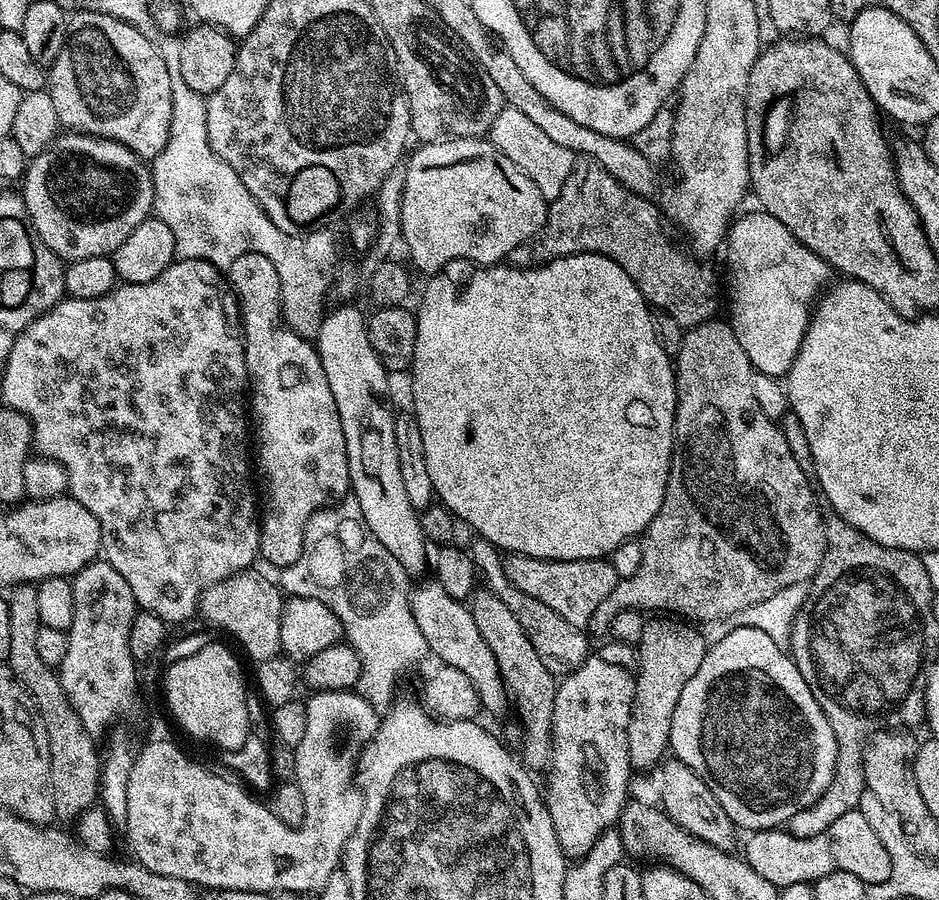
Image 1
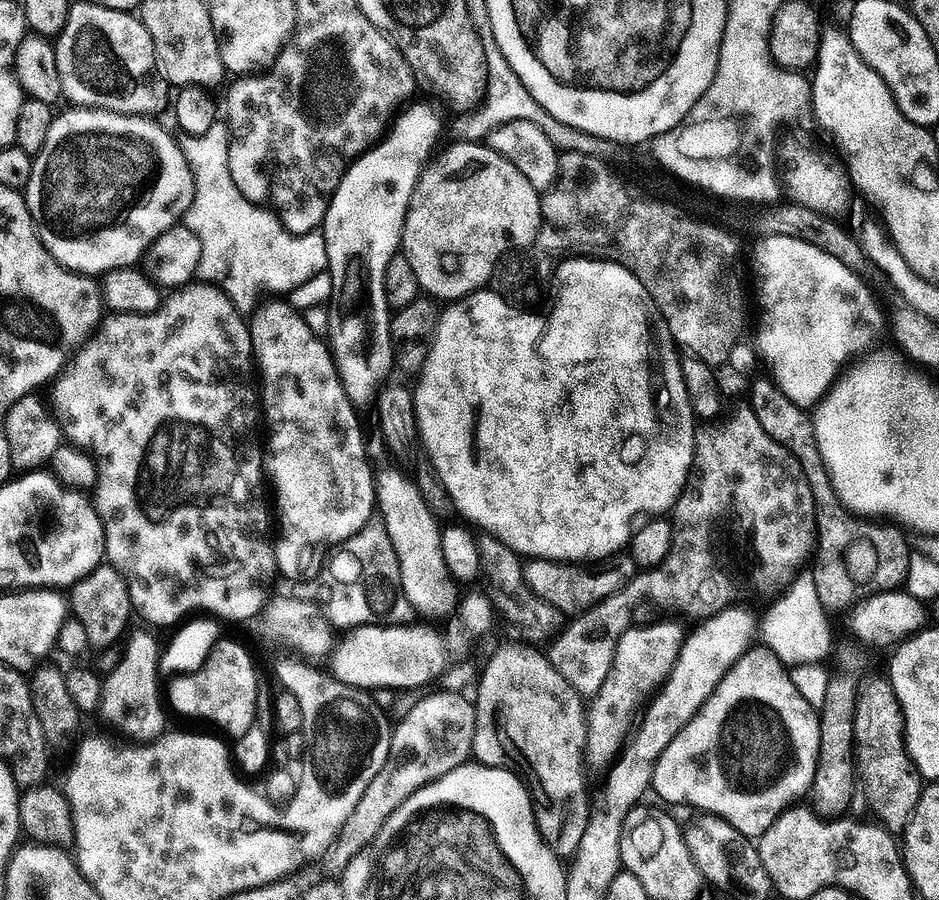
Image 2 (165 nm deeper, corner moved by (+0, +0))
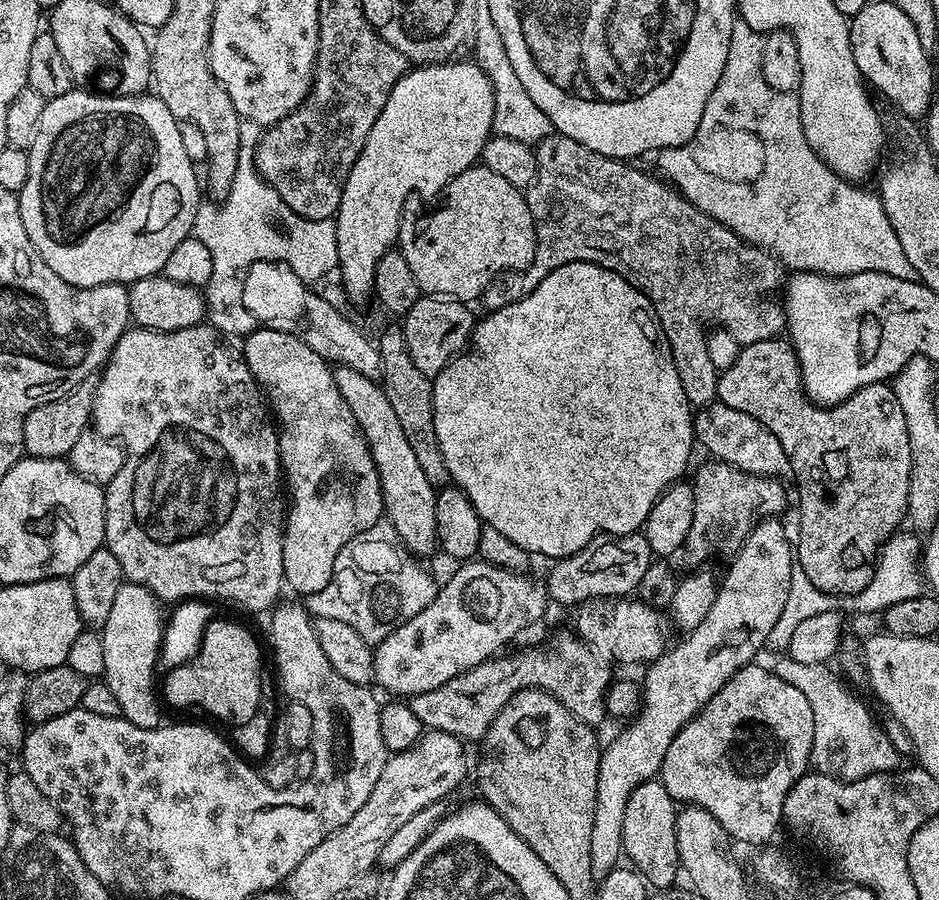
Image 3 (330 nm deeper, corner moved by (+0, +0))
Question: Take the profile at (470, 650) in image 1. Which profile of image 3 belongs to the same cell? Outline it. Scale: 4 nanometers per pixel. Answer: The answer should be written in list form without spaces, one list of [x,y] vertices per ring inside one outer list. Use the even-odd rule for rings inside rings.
[[[337,367],[335,374],[338,394],[346,398],[346,406],[350,406],[350,414],[354,414],[354,422],[358,422],[370,446],[370,454],[374,458],[374,466],[378,470],[382,486],[387,523],[394,526],[401,544],[413,556],[423,558],[437,555],[434,514],[437,489],[426,482],[426,474],[422,471],[422,466],[418,466],[418,458],[394,414],[394,406],[390,406],[390,398],[386,398],[383,387],[377,381],[366,378],[366,374],[360,374],[353,368]]]

